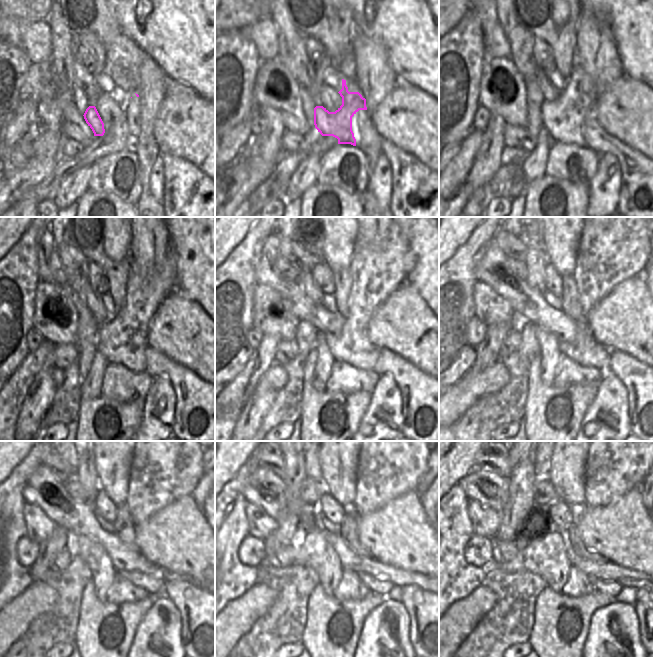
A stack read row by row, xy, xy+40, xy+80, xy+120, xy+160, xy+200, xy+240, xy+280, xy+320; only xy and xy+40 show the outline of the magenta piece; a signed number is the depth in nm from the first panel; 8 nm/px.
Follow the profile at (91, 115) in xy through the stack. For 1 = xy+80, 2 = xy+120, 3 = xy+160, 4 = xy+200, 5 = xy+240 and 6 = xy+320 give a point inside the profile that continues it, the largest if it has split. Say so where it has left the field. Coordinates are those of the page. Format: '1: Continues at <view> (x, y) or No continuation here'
1: Continues at xy+80 (563, 118)
2: Continues at xy+120 (121, 340)
3: Continues at xy+160 (353, 346)
4: Continues at xy+200 (584, 350)
5: Continues at xy+240 (152, 585)
6: Continues at xy+320 (611, 588).

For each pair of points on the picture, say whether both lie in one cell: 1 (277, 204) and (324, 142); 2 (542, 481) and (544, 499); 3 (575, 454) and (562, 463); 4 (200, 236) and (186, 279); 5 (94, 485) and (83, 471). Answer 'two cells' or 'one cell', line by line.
1: two cells
2: one cell
3: one cell
4: one cell
5: one cell

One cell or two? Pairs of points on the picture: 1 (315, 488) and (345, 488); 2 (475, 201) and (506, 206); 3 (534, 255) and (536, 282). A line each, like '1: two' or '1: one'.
1: two
2: two
3: one

